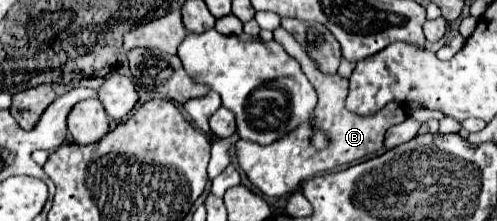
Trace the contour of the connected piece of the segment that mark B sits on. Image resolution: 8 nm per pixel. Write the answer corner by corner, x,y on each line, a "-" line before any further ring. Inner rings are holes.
277,29
275,31
275,41
281,43
285,47
285,51
299,61
299,65
303,67
305,75
309,77
311,85
317,91
317,105
313,109
313,123
311,125
299,125
299,129
293,129
287,137
281,137
279,141
273,141
271,145
255,145
251,141
243,141
239,139
235,145
237,151
237,161
241,165
241,169
247,173
249,181
259,187
267,197
285,197
289,193
293,193
303,181
311,179
313,175
331,171
335,167
345,167
345,165
355,165
357,161
367,159
369,155
377,155
385,149
383,141
385,141
385,131
401,121
405,121
407,117
407,109
401,101
393,101
387,103
381,111
377,111
375,115
357,115
353,111
349,111
345,107
345,97
347,97
347,89
349,89
349,79
335,75
325,75
315,61
311,61
307,57
307,53
301,49
301,45
295,41
295,37
291,37
291,33
287,33
285,29
-
313,129
319,129
323,133
327,133
329,145
327,149
315,149
311,145
311,137
313,137

